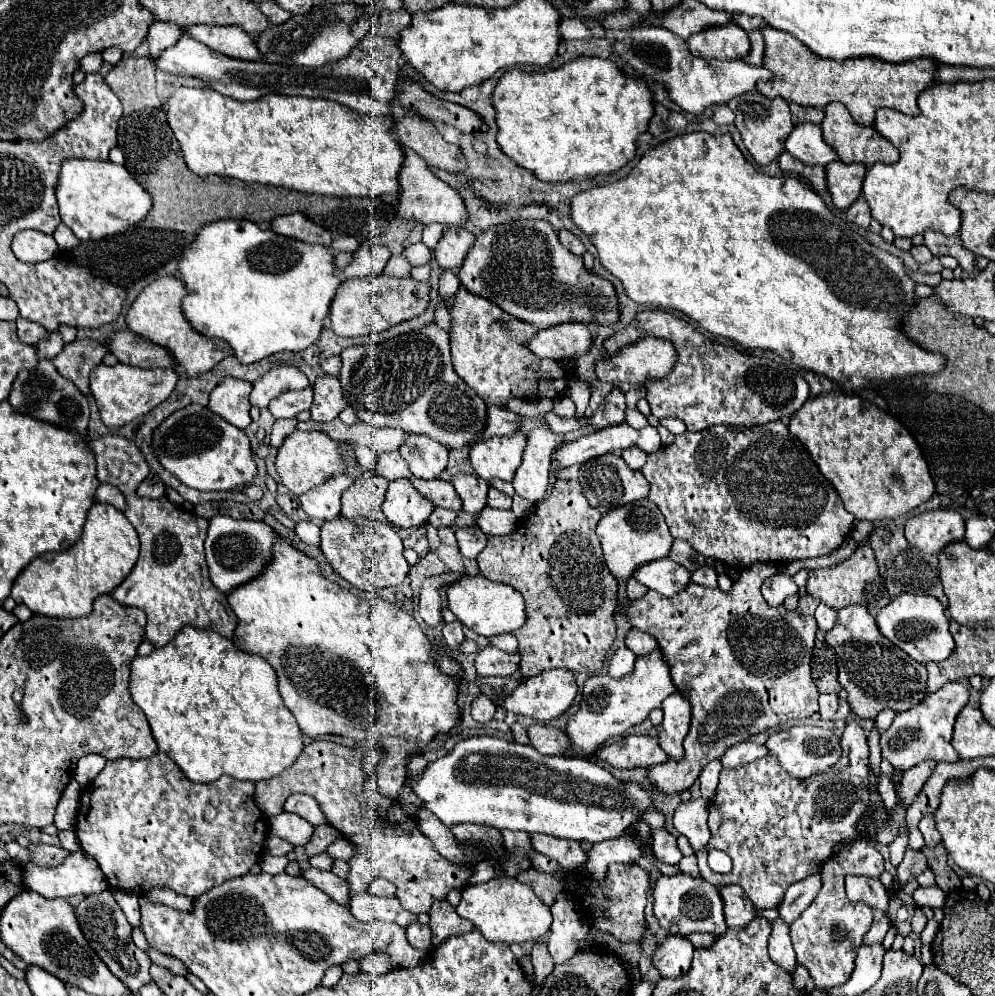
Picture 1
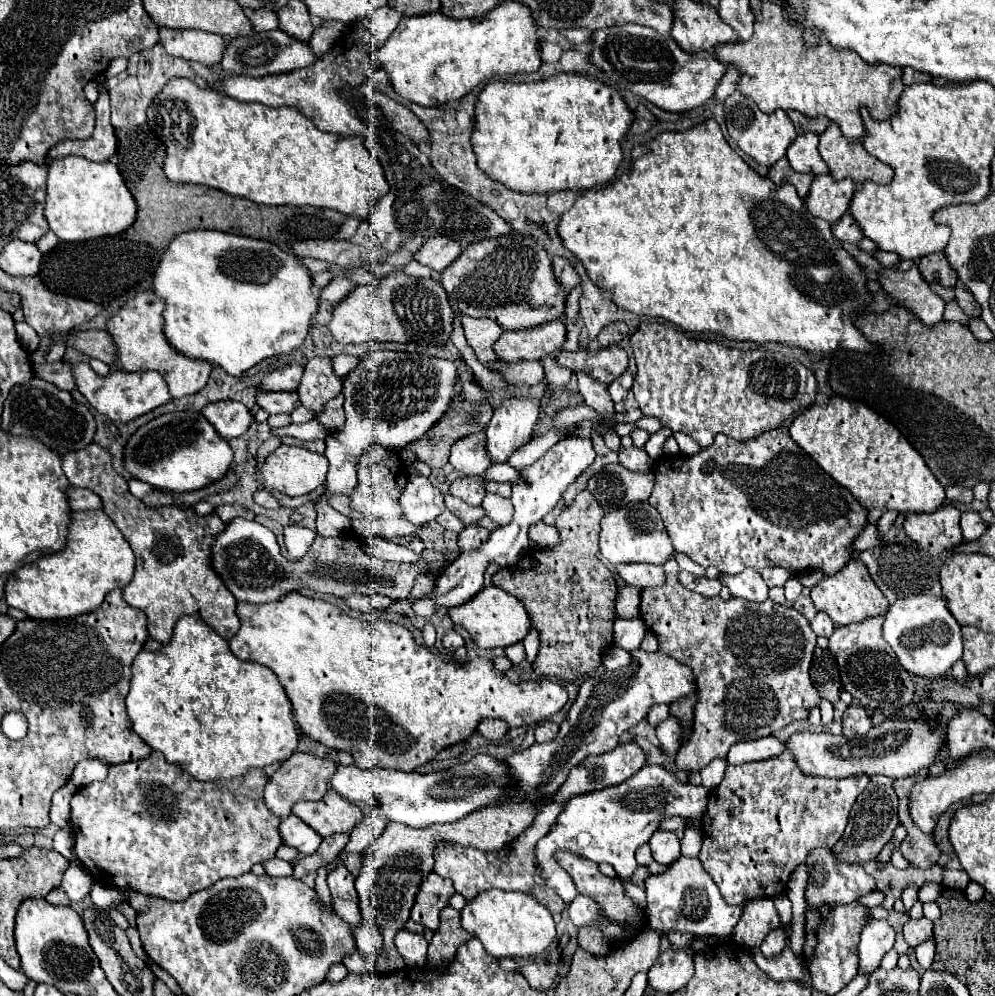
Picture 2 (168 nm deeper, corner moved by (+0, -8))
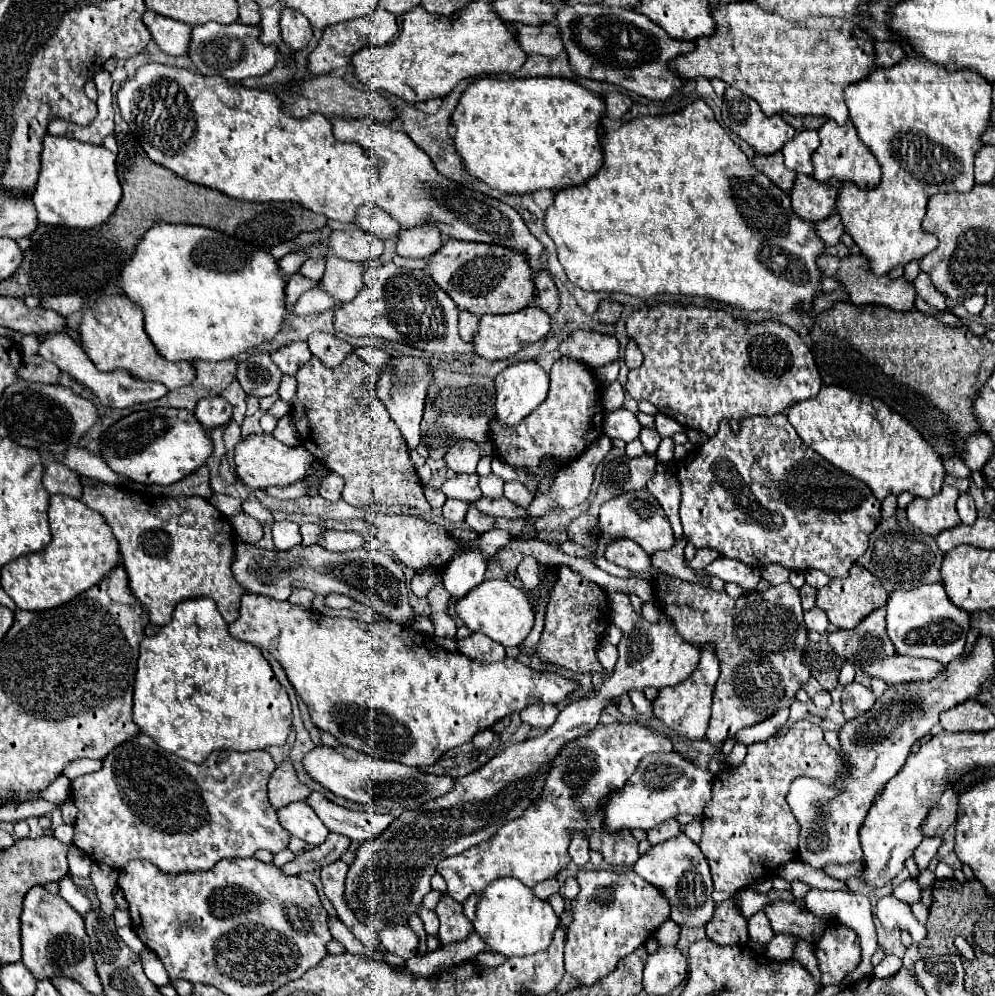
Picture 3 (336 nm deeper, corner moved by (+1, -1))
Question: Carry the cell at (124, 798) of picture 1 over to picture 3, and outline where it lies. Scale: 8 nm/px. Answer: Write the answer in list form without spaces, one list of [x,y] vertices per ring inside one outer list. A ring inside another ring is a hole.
[[[137,733],[133,739],[117,745],[105,759],[103,759],[103,767],[97,773],[89,773],[89,775],[81,775],[77,779],[71,781],[71,793],[73,793],[73,803],[79,809],[77,821],[75,821],[75,837],[73,837],[73,845],[77,845],[79,849],[83,849],[93,861],[99,863],[107,863],[113,869],[121,869],[121,865],[125,865],[127,861],[133,859],[147,859],[153,865],[157,865],[161,871],[165,873],[185,873],[185,871],[205,871],[209,869],[209,865],[215,865],[219,859],[225,857],[253,857],[255,851],[259,849],[267,849],[271,853],[279,853],[287,847],[289,843],[289,833],[285,833],[285,829],[281,829],[279,821],[277,821],[277,813],[275,809],[269,805],[267,799],[267,781],[271,777],[275,769],[275,763],[271,759],[271,755],[265,749],[257,749],[257,751],[213,751],[203,763],[191,763],[185,759],[179,759],[173,753],[167,753],[163,749],[159,749],[159,745],[145,733]]]

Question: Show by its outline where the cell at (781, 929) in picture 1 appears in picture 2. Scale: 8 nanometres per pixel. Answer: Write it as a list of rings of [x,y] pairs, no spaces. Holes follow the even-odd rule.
[[[780,926],[780,928],[774,928],[774,932],[770,932],[764,938],[760,952],[764,954],[764,958],[774,958],[774,956],[782,954],[786,946],[788,946],[788,934],[786,934],[786,928]]]

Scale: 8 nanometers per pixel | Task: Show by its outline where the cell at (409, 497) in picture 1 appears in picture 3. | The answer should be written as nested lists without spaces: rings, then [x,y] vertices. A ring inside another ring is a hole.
[[[425,489],[425,497],[433,509],[441,509],[445,503],[445,493],[441,489]]]

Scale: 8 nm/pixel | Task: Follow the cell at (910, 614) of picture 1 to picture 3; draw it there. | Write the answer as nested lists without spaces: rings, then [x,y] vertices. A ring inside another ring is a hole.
[[[943,583],[921,585],[913,591],[893,591],[887,599],[887,633],[897,653],[909,657],[929,657],[943,665],[959,657],[965,649],[965,637],[971,627],[971,615],[951,603]]]

